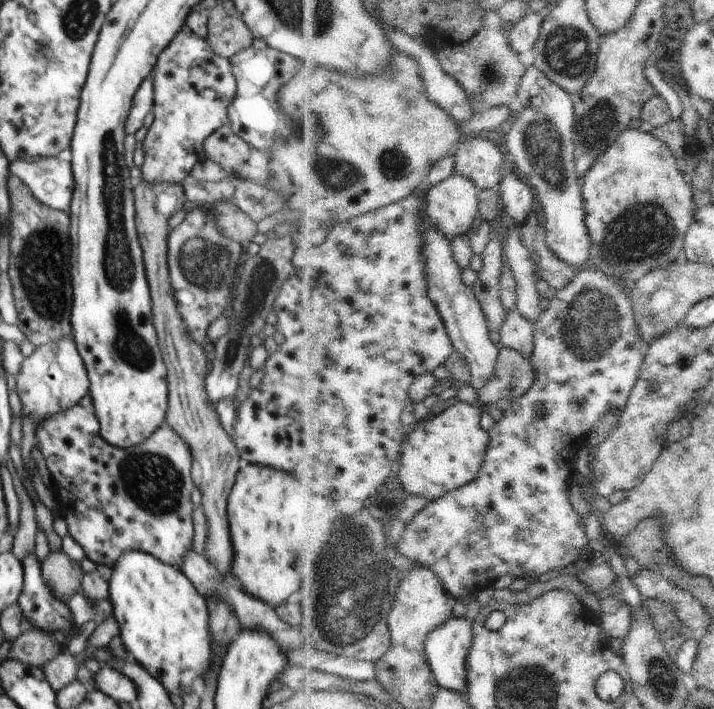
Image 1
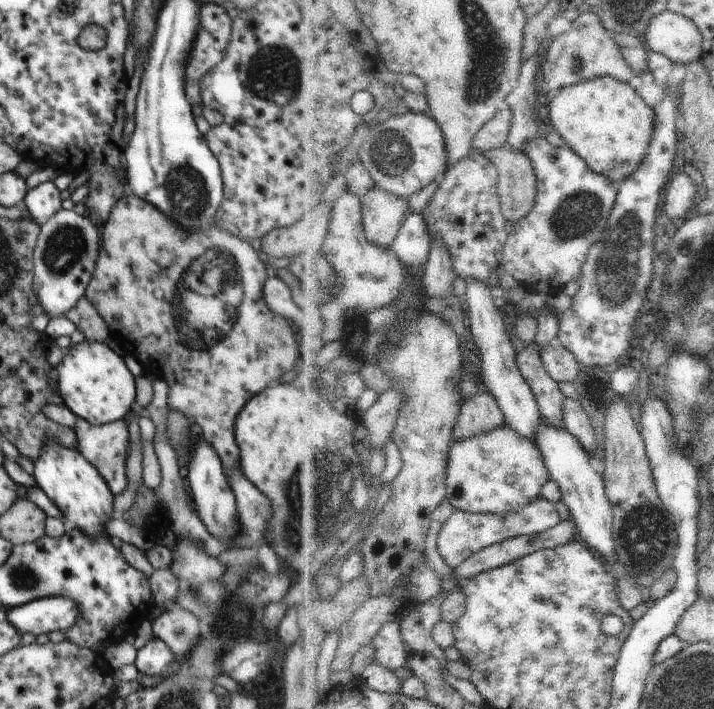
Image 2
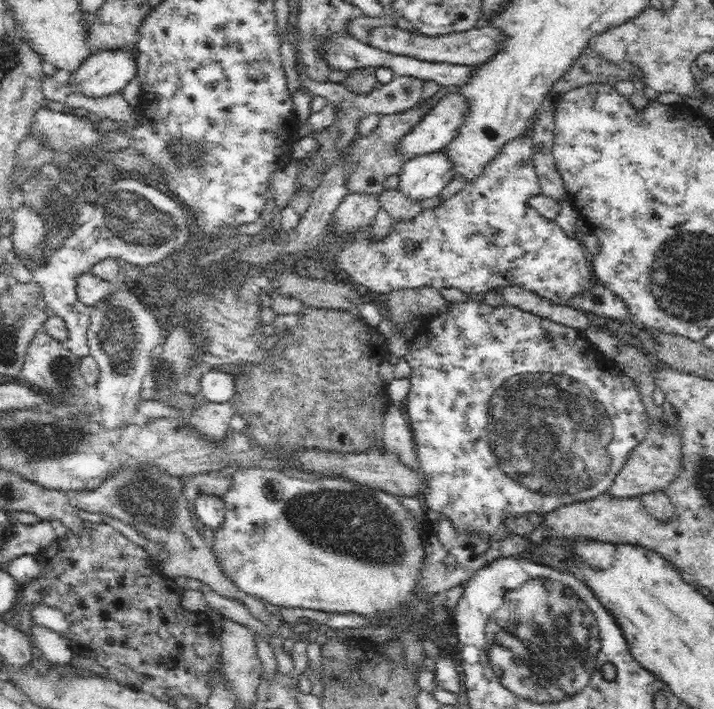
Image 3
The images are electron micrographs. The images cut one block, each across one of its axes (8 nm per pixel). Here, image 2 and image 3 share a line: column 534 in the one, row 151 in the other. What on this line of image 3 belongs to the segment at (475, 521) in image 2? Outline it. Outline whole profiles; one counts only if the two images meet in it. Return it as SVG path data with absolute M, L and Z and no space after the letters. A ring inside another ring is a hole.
M530 133L510 142L494 157L482 176L437 207L421 210L412 221L395 223L394 230L381 245L370 245L366 232L350 241L350 245L344 245L337 254L338 268L355 284L380 294L406 288L428 287L439 291L459 288L474 298L481 298L490 289L515 286L552 304L576 306L596 285L594 271L590 270L588 262L591 257L579 237L570 238L556 220L542 216L537 208L529 204L531 196L543 194L534 164L535 149Z

